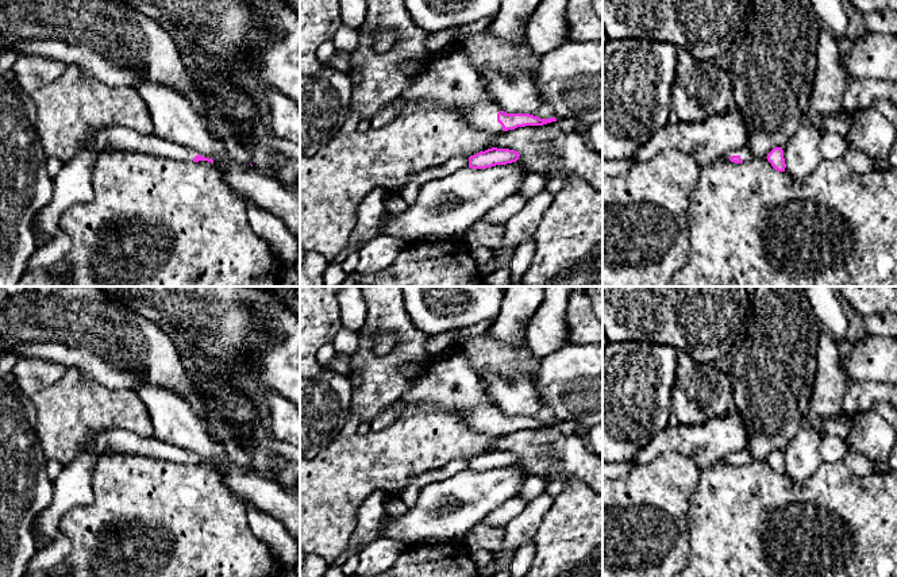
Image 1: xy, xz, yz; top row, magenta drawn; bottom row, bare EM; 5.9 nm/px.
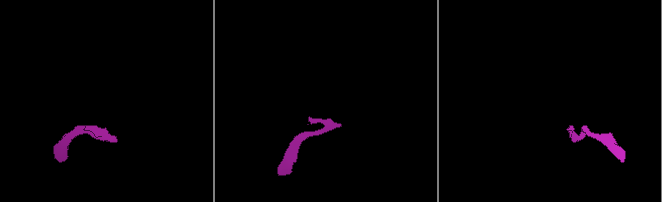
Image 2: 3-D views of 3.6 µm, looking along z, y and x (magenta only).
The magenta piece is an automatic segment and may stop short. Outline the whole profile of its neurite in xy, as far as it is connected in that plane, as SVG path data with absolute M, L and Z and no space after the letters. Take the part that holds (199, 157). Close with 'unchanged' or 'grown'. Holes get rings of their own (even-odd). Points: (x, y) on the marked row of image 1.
M109 126L95 132L84 147L68 162L63 164L61 172L54 178L54 196L51 201L39 209L32 220L32 232L34 235L47 235L54 238L58 230L59 218L62 214L74 204L84 204L92 200L93 186L92 186L92 168L95 165L99 151L105 149L120 149L128 151L147 153L157 157L165 157L181 162L199 162L208 161L213 164L212 158L205 158L199 154L199 151L169 142L154 134L143 135L138 131L134 131L124 126Z | grown

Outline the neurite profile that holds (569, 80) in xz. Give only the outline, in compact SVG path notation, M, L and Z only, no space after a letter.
M567 41L540 55L534 84L555 119L575 119L582 128L603 120L603 41Z

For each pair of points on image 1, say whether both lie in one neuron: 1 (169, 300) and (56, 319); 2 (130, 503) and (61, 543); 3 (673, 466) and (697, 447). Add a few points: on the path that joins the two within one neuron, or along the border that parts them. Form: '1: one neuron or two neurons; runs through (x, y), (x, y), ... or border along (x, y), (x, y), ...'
1: two neurons; border along (120, 300), (156, 324)
2: two neurons; border along (58, 530), (70, 543), (69, 553), (58, 562)
3: two neurons; border along (654, 458), (678, 452), (688, 456), (701, 469)

